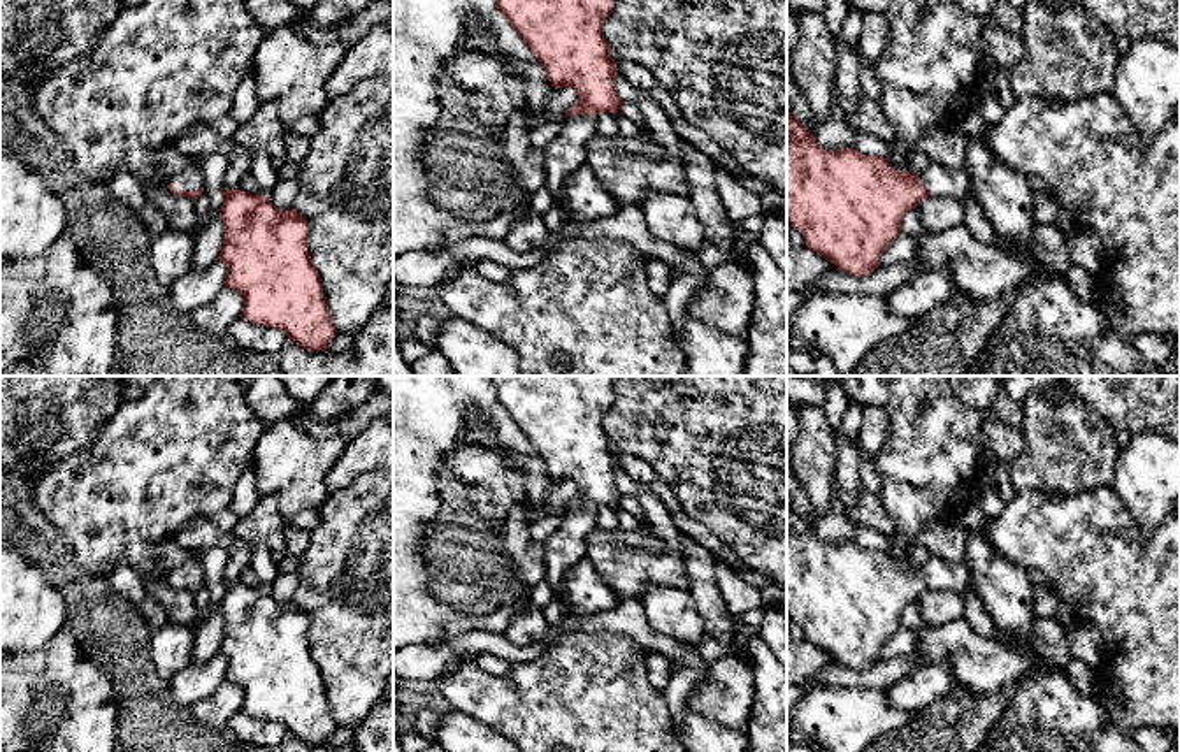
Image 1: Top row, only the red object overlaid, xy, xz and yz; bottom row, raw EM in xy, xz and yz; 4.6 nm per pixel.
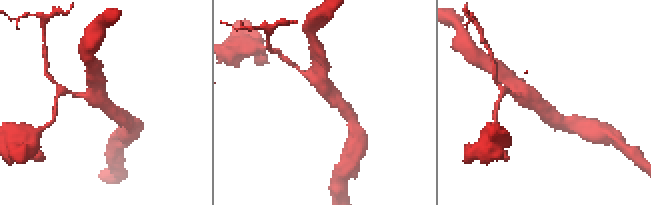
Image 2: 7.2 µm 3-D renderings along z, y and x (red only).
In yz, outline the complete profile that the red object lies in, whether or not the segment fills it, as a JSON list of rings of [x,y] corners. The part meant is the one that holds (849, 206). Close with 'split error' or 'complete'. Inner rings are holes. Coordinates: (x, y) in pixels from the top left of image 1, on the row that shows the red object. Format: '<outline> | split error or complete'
[[[787,109],[787,220],[799,230],[806,246],[855,278],[866,278],[880,267],[880,258],[896,241],[903,218],[927,197],[953,197],[964,202],[973,193],[968,167],[946,169],[932,162],[924,172],[896,170],[887,158],[864,155],[853,148],[834,153],[818,146],[815,135]]] | split error

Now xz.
[[[499,0],[499,12],[530,47],[555,88],[574,88],[578,102],[567,111],[562,132],[544,148],[544,188],[555,200],[564,197],[565,179],[585,163],[586,144],[597,134],[599,112],[618,114],[623,104],[616,93],[618,65],[604,39],[604,21],[615,0]]] | split error

